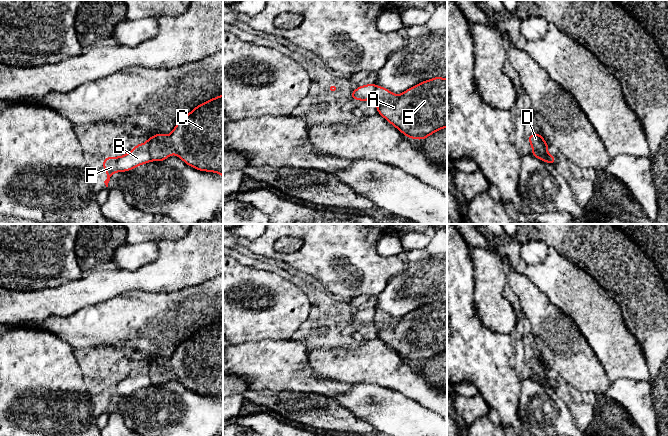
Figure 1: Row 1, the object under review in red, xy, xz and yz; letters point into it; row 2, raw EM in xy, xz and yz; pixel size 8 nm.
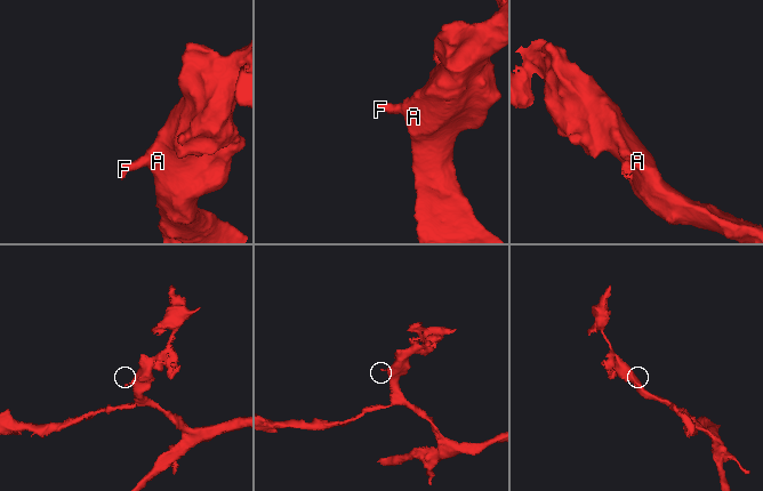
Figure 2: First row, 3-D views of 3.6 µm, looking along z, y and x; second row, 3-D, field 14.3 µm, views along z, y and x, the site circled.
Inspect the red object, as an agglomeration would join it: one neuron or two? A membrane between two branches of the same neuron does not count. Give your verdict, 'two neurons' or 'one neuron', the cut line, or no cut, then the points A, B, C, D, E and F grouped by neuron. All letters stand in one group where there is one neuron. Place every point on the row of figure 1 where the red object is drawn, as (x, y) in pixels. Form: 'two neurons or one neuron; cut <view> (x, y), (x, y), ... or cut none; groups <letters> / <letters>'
two neurons; cut xy (144, 143), (151, 159); groups A C D E / B F

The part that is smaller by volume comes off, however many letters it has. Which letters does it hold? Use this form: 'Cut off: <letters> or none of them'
Cut off: B, F

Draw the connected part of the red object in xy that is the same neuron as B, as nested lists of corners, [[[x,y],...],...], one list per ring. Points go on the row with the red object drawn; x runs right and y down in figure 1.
[[[137,144],[136,147],[121,157],[107,157],[102,167],[107,170],[107,179],[104,181],[106,187],[114,172],[129,171],[133,168],[151,161],[150,153],[145,144]]]

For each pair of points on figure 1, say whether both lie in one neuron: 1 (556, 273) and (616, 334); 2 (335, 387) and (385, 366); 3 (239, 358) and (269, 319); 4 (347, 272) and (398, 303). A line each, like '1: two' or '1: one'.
1: one
2: two
3: two
4: two

